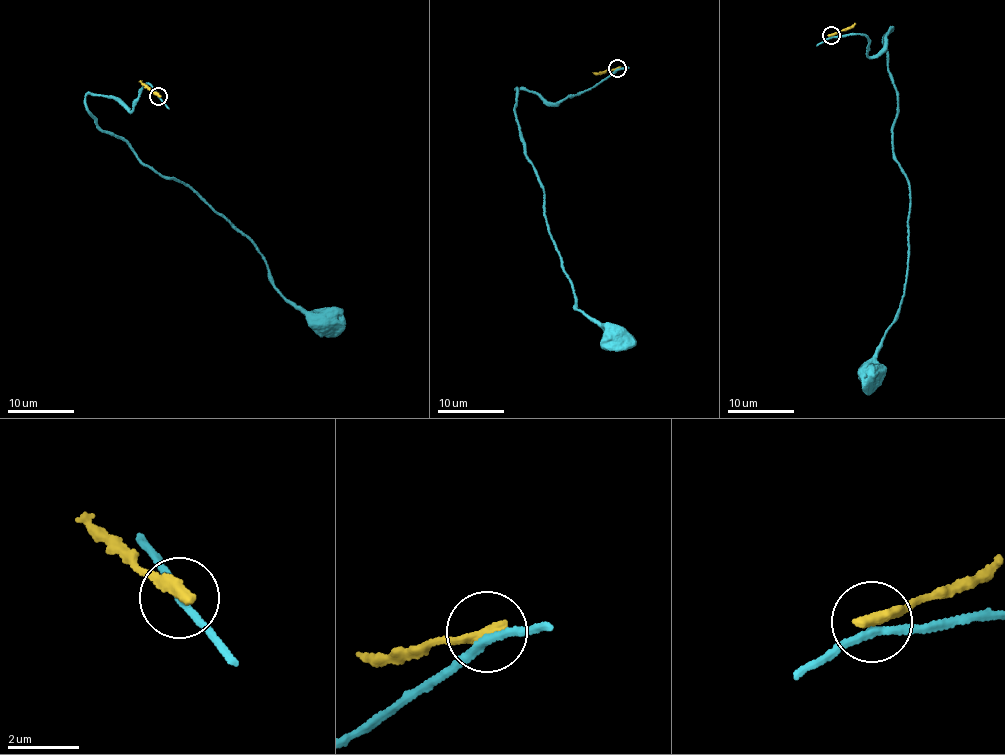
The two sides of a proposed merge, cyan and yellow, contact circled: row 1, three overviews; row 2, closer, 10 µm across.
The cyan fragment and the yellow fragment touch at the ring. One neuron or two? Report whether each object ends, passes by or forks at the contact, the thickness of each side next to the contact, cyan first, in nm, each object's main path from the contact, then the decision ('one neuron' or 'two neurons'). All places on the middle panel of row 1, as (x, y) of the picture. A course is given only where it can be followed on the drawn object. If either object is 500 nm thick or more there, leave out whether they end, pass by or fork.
cyan passes by; yellow ends; calibres 200 and 400 nm; course cyan (617, 69), (588, 90), (561, 101), (549, 102), (516, 88), (512, 109), (577, 309), (609, 327), (615, 336); course yellow (617, 69), (592, 73); two neurons

